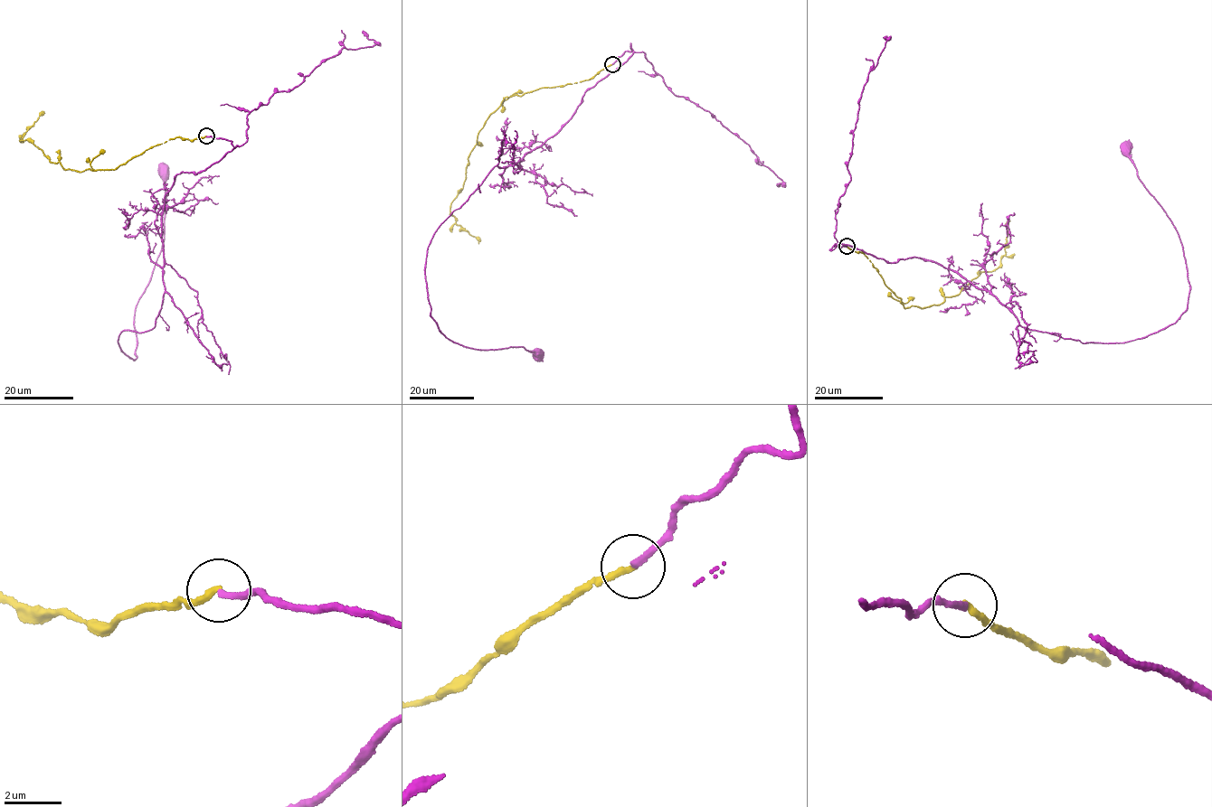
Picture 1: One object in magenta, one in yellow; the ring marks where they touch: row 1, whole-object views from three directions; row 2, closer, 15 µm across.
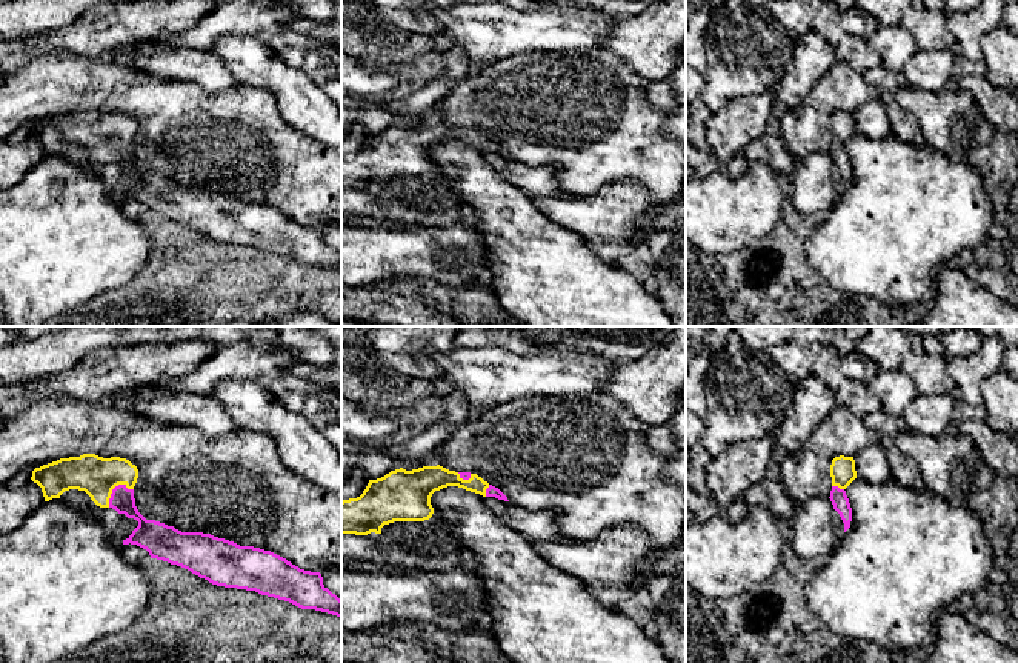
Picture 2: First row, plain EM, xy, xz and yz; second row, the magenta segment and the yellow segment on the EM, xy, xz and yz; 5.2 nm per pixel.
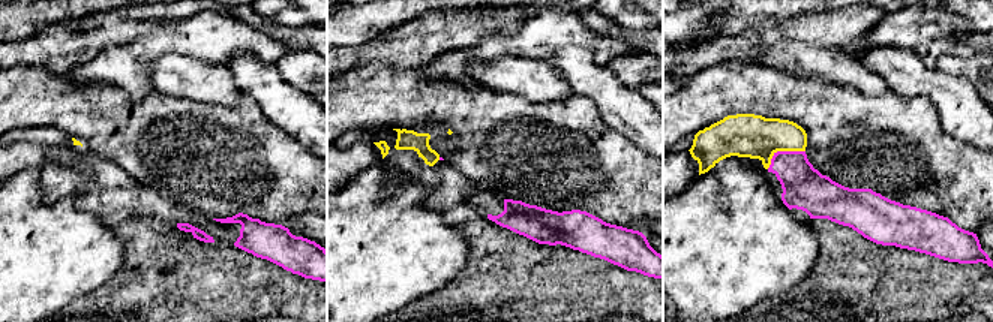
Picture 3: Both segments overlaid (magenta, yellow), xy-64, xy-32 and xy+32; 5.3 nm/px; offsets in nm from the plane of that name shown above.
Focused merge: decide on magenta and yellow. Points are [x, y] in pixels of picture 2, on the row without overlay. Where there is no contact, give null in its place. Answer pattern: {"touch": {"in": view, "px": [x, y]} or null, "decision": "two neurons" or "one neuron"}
{"touch": {"in": "xy", "px": [114, 143]}, "decision": "one neuron"}

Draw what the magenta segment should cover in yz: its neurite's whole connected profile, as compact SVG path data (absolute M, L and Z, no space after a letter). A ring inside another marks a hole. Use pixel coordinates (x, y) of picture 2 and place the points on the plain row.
M835 112L830 120L832 146L830 157L844 178L844 188L850 183L852 163L846 151L846 143L857 134L853 112Z

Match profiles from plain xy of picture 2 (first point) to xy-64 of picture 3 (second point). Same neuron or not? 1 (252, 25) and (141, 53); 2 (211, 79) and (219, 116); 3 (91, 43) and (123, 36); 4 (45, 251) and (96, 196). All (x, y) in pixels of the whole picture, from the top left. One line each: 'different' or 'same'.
1: same
2: different
3: same
4: different

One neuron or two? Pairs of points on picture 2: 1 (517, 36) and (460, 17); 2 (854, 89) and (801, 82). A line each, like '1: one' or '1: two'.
1: one
2: two

